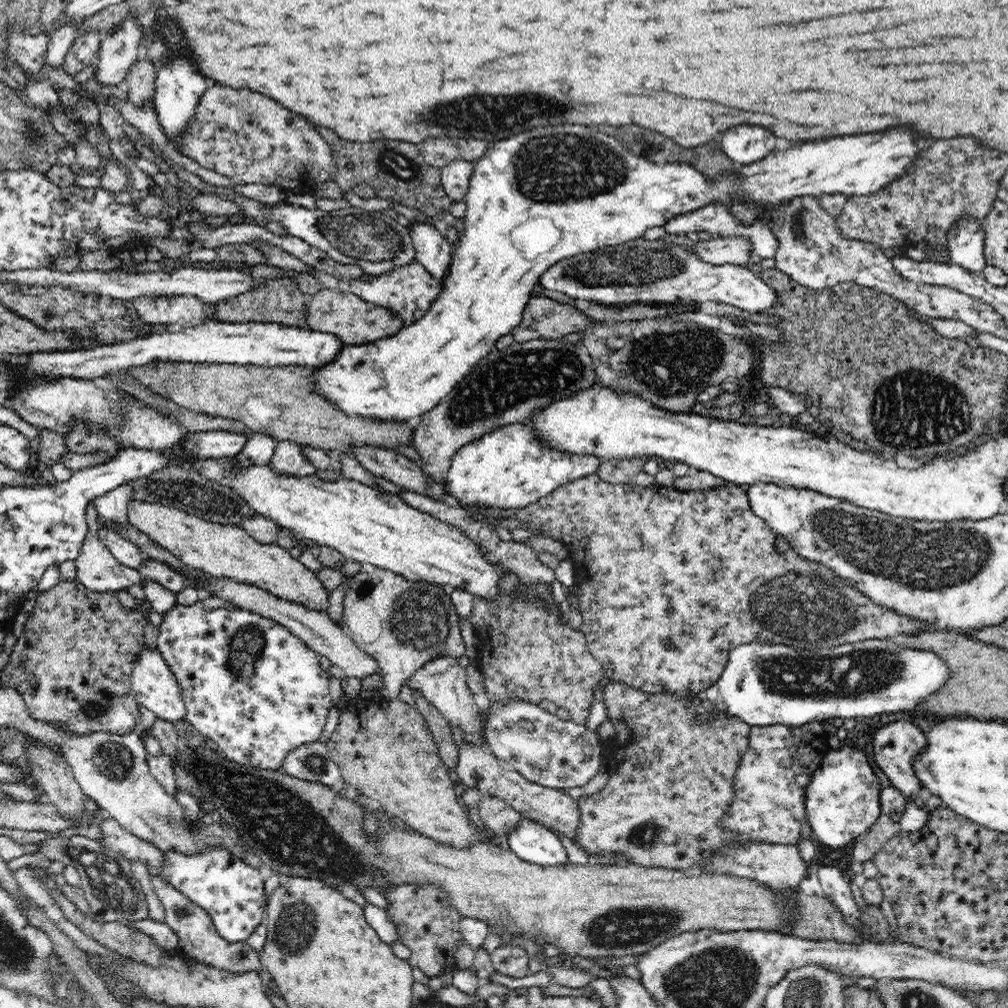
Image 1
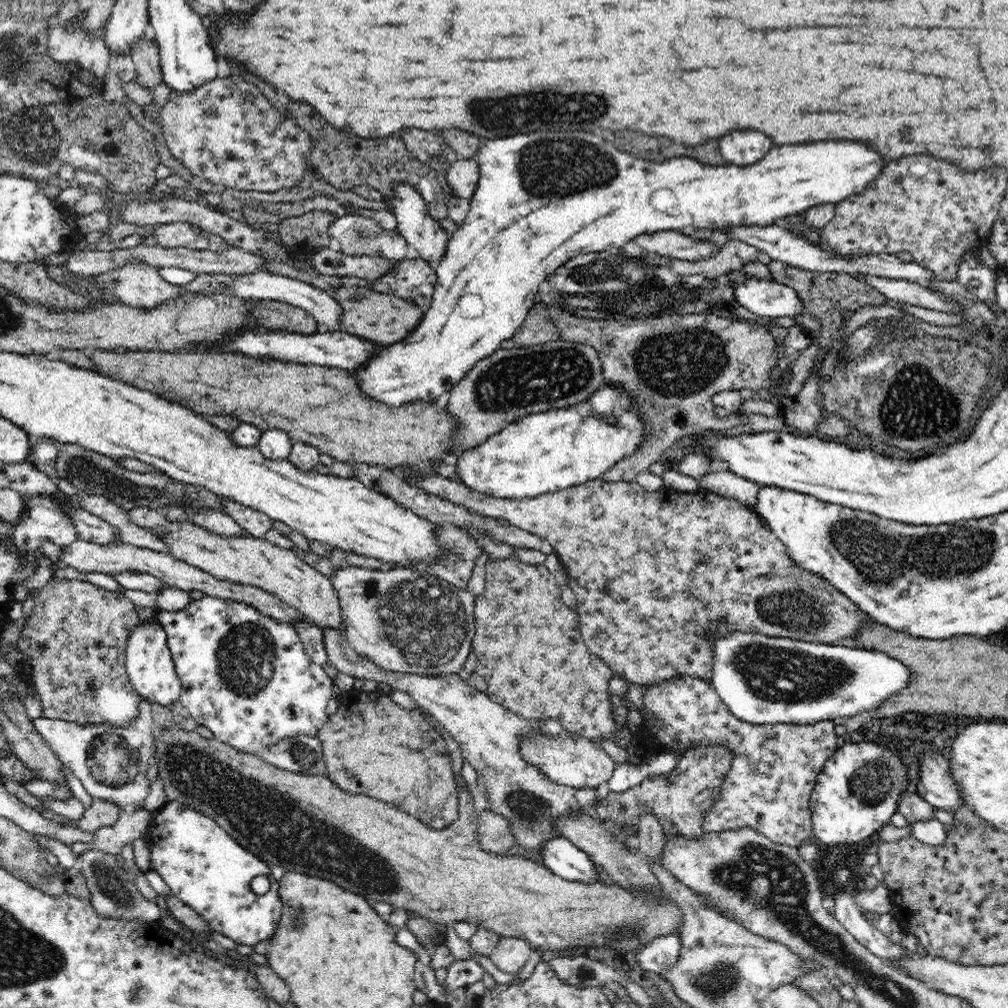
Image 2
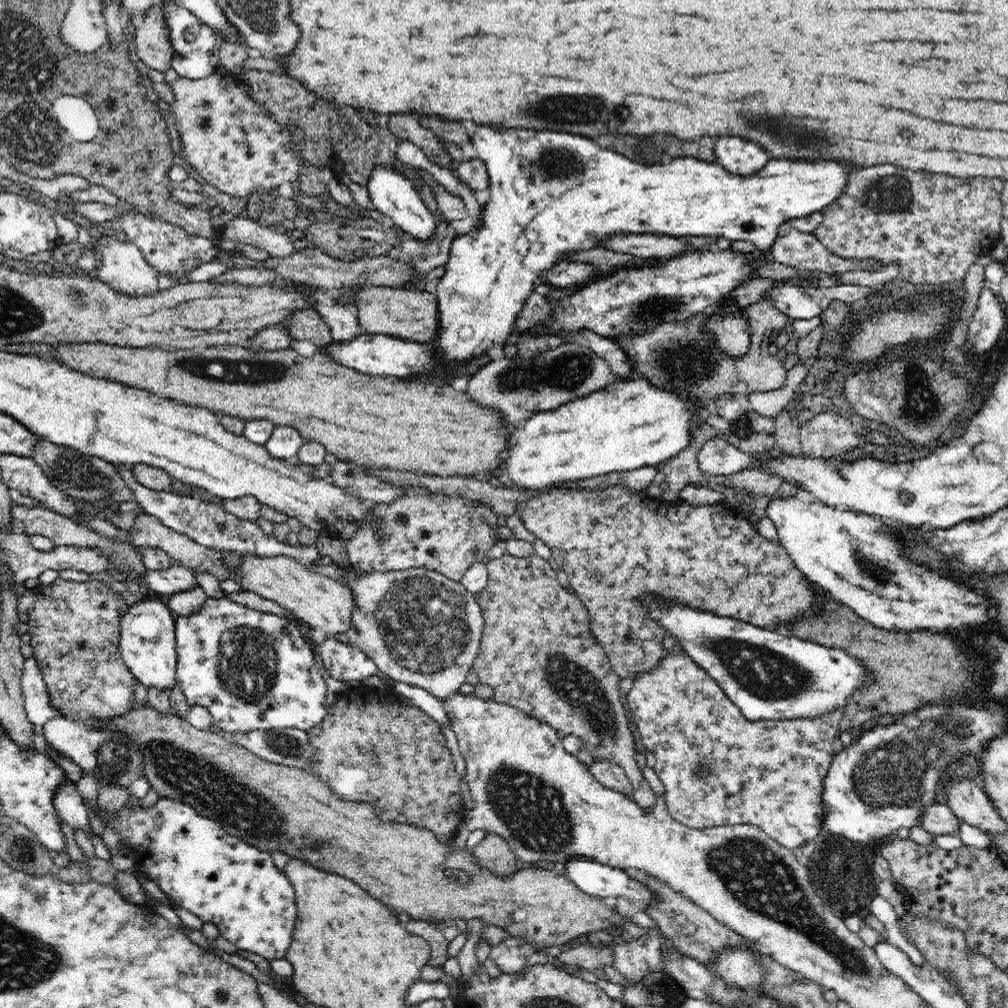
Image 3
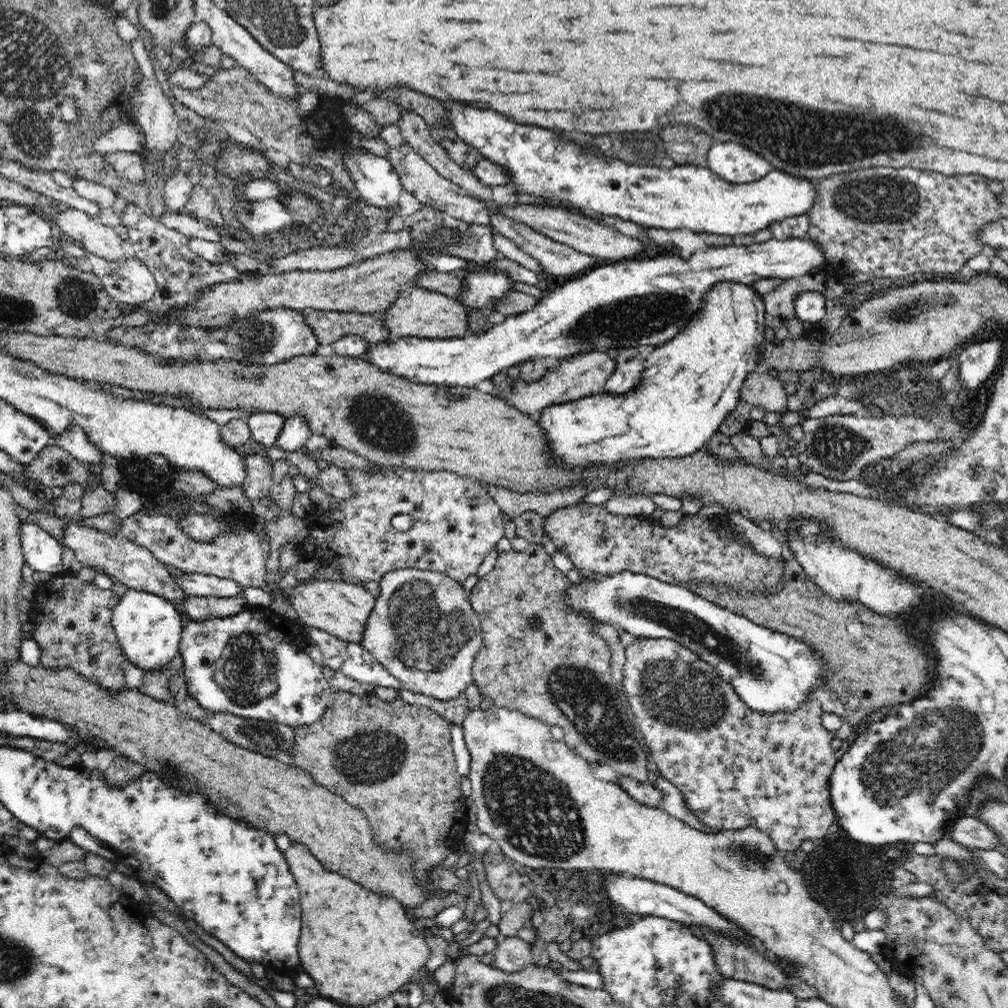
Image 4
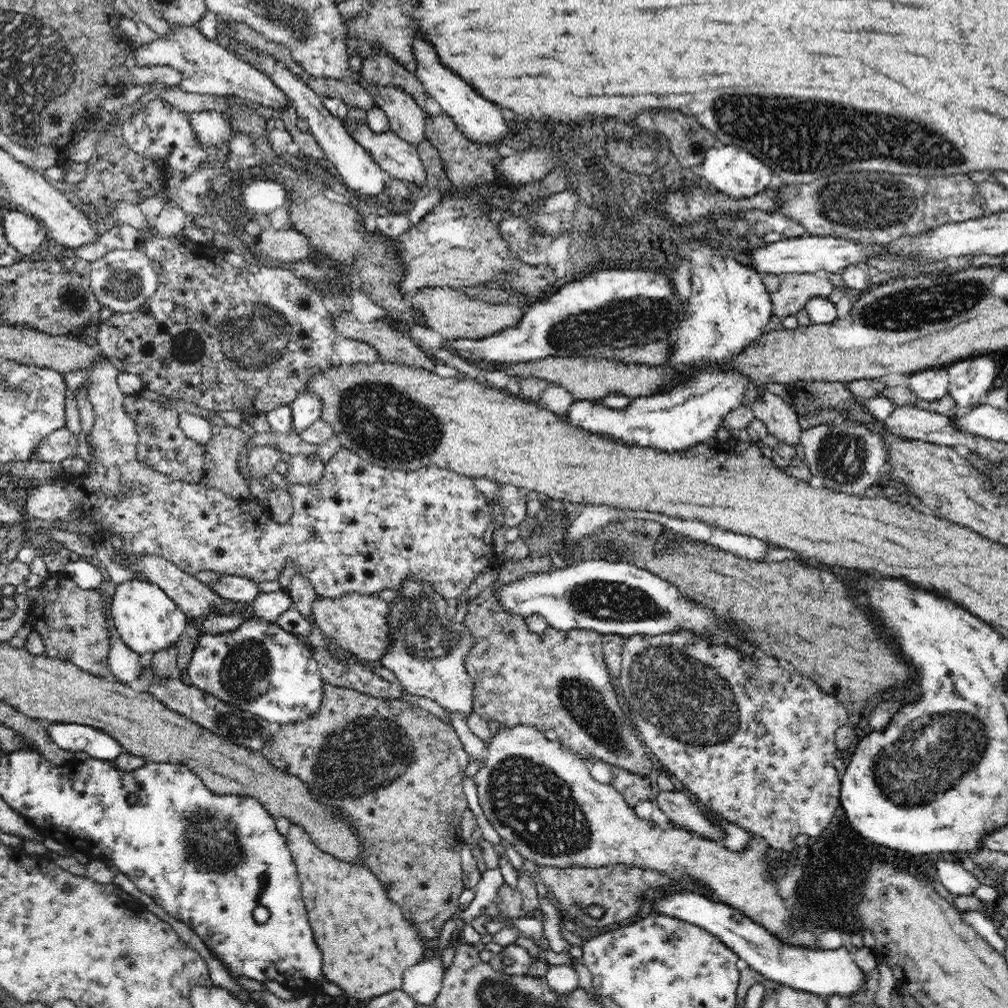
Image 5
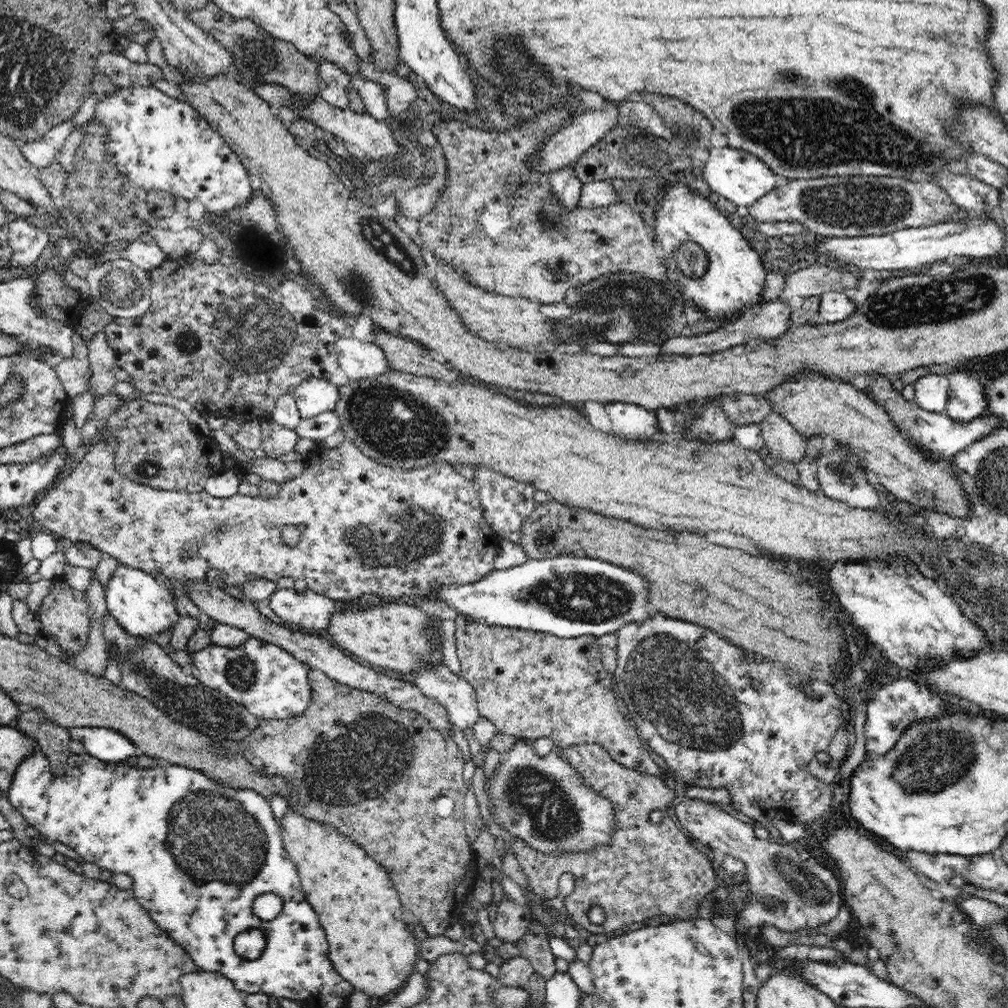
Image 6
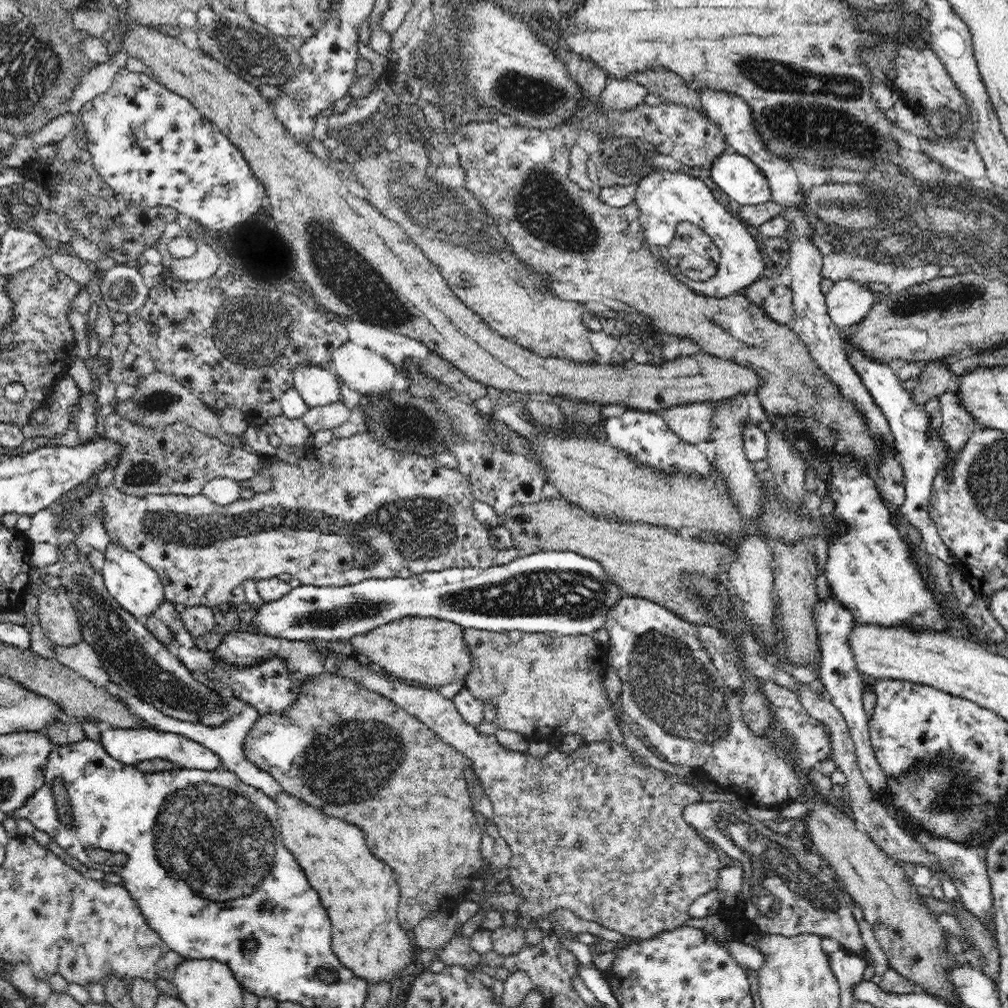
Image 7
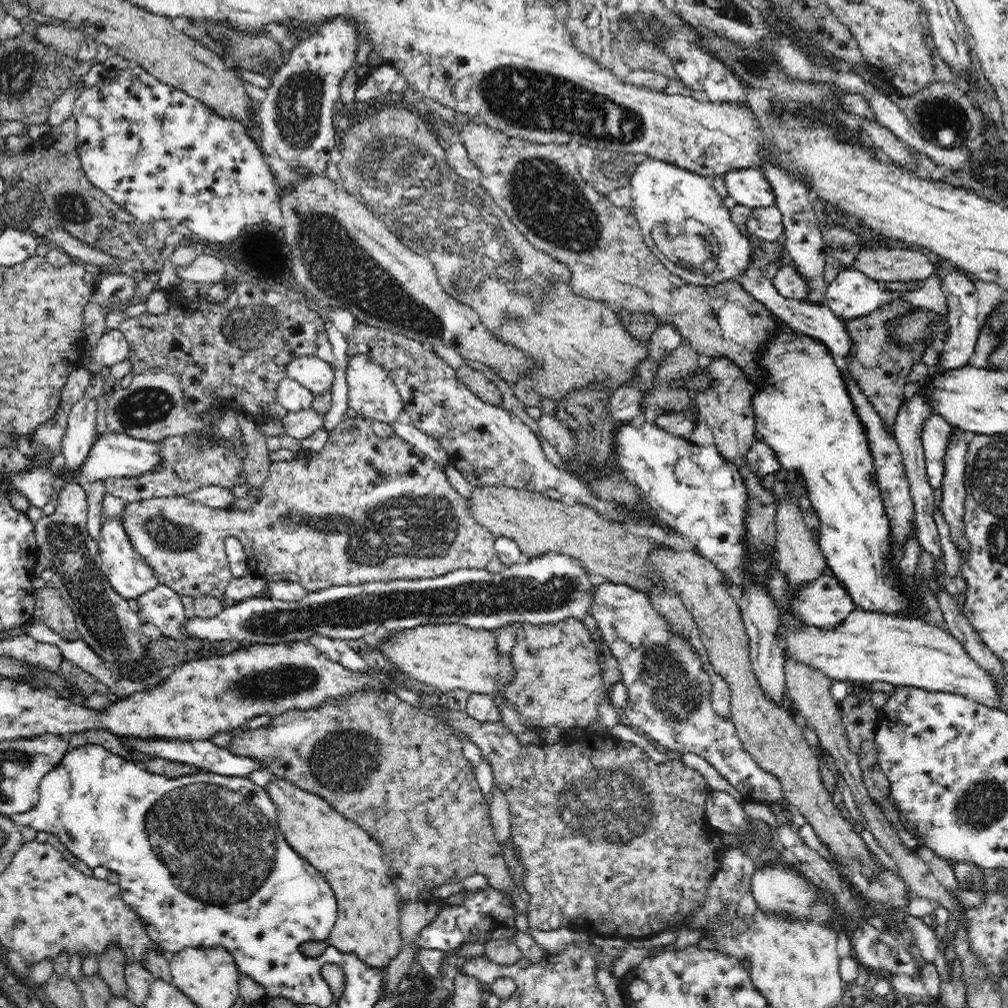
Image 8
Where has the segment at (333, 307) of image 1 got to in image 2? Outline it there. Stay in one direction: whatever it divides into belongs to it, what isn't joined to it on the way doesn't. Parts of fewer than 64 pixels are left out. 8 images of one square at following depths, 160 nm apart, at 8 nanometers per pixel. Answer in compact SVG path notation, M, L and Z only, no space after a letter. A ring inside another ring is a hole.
M350 286L331 289L331 295L342 307L340 331L373 340L383 346L401 342L419 328L424 312L418 304L400 299L399 295L384 294L366 287Z

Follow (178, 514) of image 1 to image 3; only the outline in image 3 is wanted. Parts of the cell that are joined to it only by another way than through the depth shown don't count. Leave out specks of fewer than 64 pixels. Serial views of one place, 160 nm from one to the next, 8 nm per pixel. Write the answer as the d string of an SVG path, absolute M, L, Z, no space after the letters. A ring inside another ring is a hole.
M254 553L244 554L244 562L242 562L242 568L240 568L240 574L236 576L235 581L240 583L243 590L248 592L255 592L259 594L263 599L274 601L278 603L284 609L292 612L296 619L309 624L311 627L320 627L327 632L327 634L338 634L341 632L347 632L352 626L352 614L359 608L359 600L354 595L354 591L350 586L346 586L333 578L318 574L312 568L295 558L290 558L286 555L276 555L260 557Z

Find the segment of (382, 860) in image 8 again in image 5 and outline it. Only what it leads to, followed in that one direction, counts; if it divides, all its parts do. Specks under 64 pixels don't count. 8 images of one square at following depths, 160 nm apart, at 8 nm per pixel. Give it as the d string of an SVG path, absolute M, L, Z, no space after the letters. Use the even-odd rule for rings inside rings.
M299 824L289 827L285 840L302 882L302 896L308 918L312 918L312 930L316 930L316 942L320 942L320 950L324 950L324 974L332 978L332 984L346 992L346 998L356 1000L370 1000L391 990L402 989L404 971L424 959L424 942L413 924L402 916L400 908L390 902L378 878L370 870L346 864L346 860L320 849Z

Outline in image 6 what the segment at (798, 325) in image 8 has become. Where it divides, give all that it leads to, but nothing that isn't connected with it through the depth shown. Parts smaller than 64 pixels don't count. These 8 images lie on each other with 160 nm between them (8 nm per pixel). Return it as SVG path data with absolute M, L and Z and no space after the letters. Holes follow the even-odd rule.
M864 374L867 381L865 390L872 399L876 399L876 404L880 405L894 421L894 425L908 437L910 443L918 445L925 456L933 460L944 460L951 462L958 451L961 451L982 435L989 434L990 431L996 430L997 427L1003 426L1000 420L987 412L969 420L968 422L958 422L950 420L945 413L933 413L920 408L915 401L906 401L903 392L896 392L893 386L893 377L886 374Z

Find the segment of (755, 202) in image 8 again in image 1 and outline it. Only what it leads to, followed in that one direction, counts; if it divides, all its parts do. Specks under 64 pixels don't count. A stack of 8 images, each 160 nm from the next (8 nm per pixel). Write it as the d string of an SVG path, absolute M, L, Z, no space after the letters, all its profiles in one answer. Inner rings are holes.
M736 126L722 136L723 152L737 165L748 165L776 148L776 136L760 126Z

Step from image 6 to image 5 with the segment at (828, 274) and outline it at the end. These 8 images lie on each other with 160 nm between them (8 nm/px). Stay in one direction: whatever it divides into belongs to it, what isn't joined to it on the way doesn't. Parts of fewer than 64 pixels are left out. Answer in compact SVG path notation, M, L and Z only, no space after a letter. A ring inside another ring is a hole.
M826 271L808 274L786 274L776 292L771 294L773 315L778 319L794 316L814 297L829 297L837 287L832 285Z

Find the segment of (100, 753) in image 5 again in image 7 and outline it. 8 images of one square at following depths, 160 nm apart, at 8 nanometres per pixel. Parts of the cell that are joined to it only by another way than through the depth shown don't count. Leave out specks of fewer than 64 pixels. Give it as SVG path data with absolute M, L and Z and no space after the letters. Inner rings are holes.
M114 727L99 734L99 743L106 747L112 758L127 765L137 765L139 762L155 758L175 762L182 768L200 769L205 771L222 770L221 760L205 746L180 734L163 732L156 728L122 729Z

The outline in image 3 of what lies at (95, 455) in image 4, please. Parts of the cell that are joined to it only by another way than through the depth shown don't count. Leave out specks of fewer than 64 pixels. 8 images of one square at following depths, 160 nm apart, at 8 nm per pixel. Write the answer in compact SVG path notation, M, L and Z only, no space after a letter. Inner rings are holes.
M115 466L117 471L122 473L128 487L134 491L134 498L137 508L143 508L146 514L155 516L164 526L184 533L190 539L196 541L199 545L205 546L214 551L226 550L242 554L254 553L260 557L286 555L295 558L305 565L313 565L317 558L317 549L315 546L298 547L280 542L273 534L264 534L262 529L252 521L242 520L234 516L231 512L224 510L220 505L215 505L198 498L197 496L178 495L170 491L155 491L142 486L124 466Z

